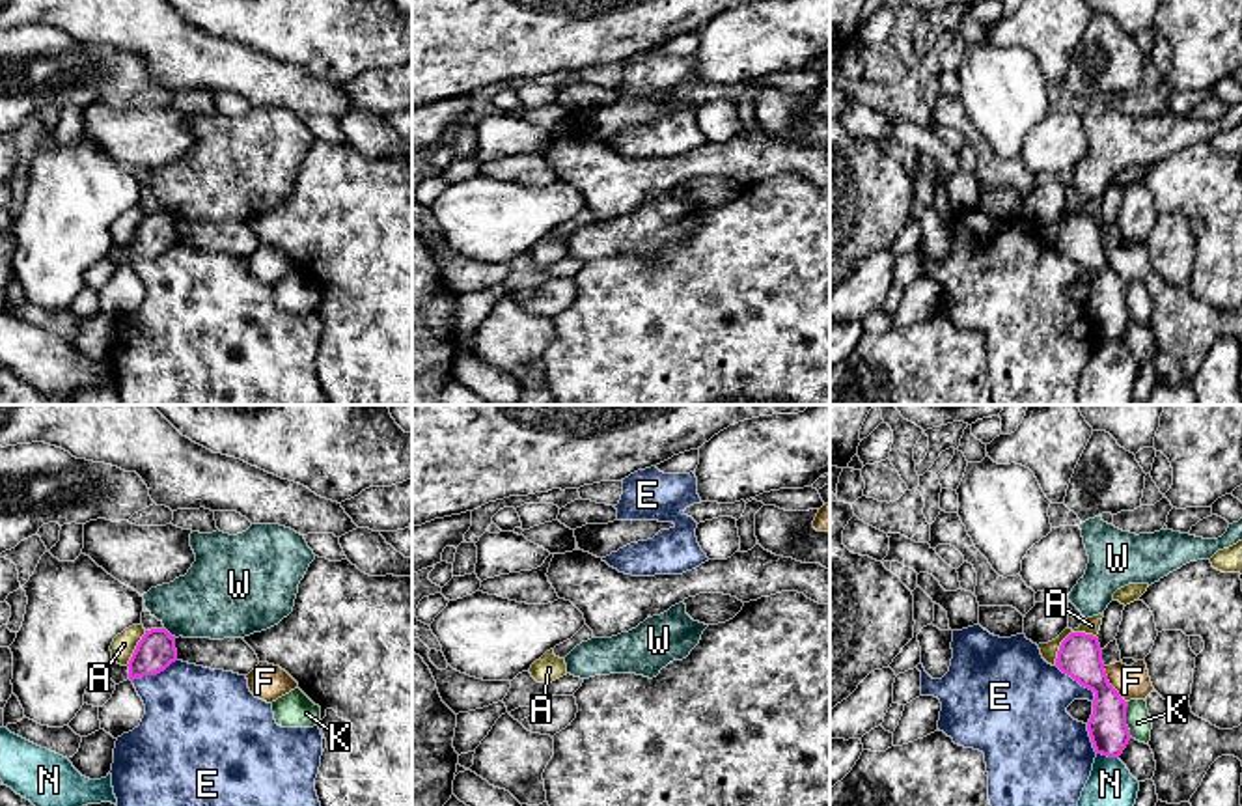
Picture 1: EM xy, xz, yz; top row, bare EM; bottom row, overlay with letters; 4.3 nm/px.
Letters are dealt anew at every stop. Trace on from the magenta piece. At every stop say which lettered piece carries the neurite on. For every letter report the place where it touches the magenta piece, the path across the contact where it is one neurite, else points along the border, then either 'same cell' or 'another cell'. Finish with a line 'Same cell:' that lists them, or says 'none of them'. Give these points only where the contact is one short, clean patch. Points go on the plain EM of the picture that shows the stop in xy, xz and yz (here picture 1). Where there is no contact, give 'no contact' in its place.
A: contact yz (1067, 219); border yz (1095, 217), (1071, 215), (1062, 224), (1054, 247); another cell
E: contact yz (1078, 264); another cell
F: contact yz (1110, 267); border yz (1103, 249), (1108, 265), (1127, 284); another cell
K: contact yz (1125, 303); border yz (1127, 284), (1127, 310), (1132, 319); another cell
N: contact yz (1108, 338); another cell
W: contact xy (168, 215); border xy (165, 209), (176, 219); another cell
Same cell: none of them

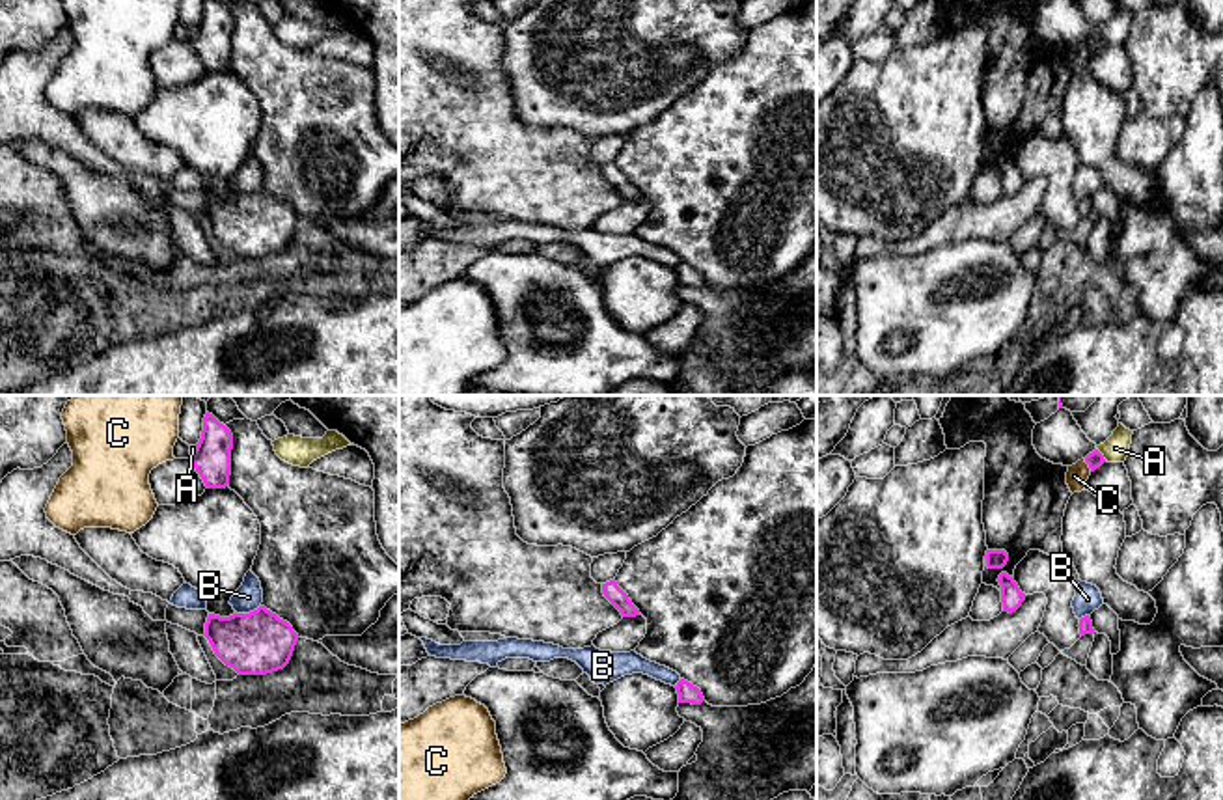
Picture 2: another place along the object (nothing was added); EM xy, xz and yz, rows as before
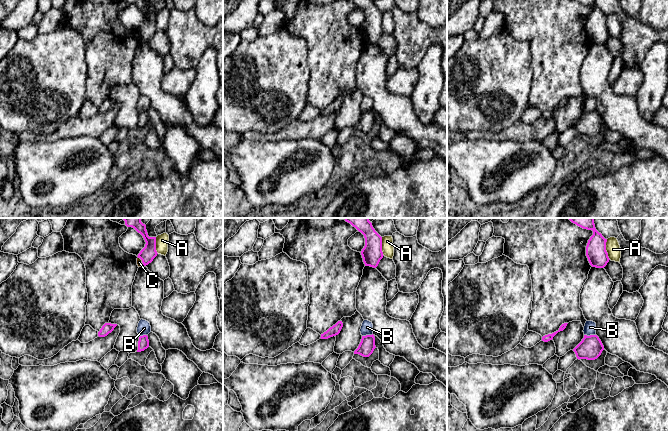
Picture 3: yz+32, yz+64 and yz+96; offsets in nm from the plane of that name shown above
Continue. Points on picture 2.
A: contact yz (1100, 36); border yz (1097, 30), (1106, 41); another cell
B: contact xy (250, 194); another cell
C: contact yz (1087, 45); another cell
Same cell: none of them

